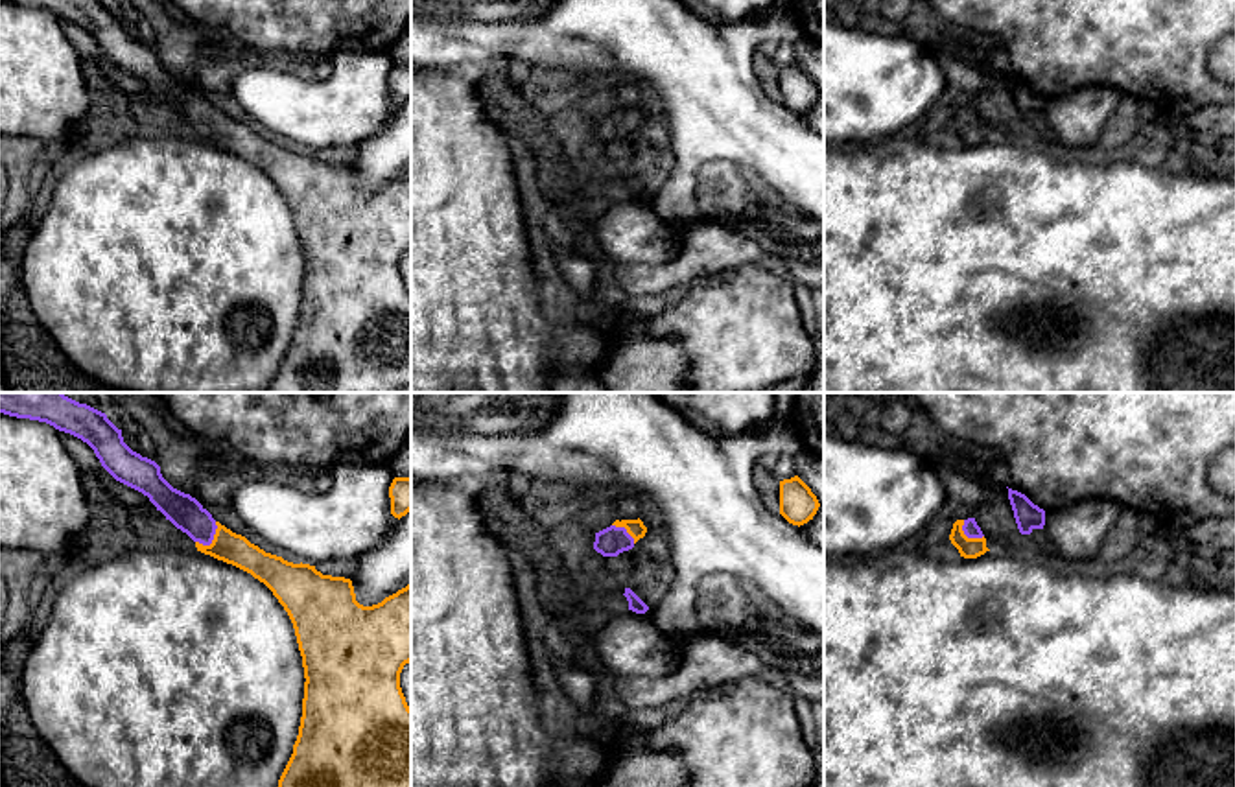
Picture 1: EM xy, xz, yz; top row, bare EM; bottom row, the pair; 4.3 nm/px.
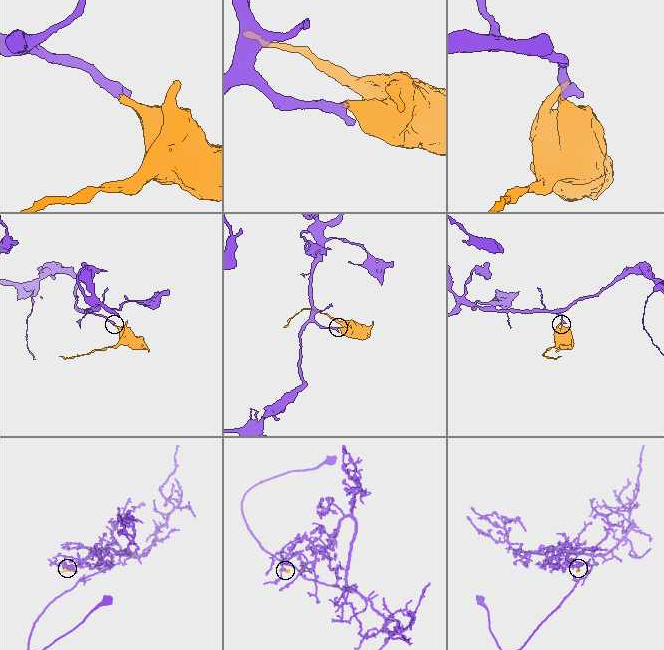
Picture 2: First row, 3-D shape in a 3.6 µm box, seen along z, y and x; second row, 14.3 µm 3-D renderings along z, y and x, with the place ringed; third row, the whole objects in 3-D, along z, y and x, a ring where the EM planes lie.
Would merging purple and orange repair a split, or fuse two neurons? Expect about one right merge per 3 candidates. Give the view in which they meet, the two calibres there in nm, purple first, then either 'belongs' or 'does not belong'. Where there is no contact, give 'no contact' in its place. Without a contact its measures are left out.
meets purple in xy; 150 nm thick on the purple side, 140 nm on the other; belongs

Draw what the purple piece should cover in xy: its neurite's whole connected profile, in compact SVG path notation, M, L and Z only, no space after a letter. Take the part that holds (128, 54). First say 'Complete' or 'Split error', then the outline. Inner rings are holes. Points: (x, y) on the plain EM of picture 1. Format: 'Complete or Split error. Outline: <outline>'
Split error. Outline: M4 0L39 7L87 29L101 53L120 70L142 79L177 116L186 120L197 138L232 151L264 170L288 199L304 254L304 286L293 341L265 393L411 393L411 295L400 275L400 260L411 249L411 170L382 190L363 194L356 188L350 166L323 162L310 151L293 151L265 140L245 123L232 120L190 81L173 76L160 53L133 39L105 0Z

